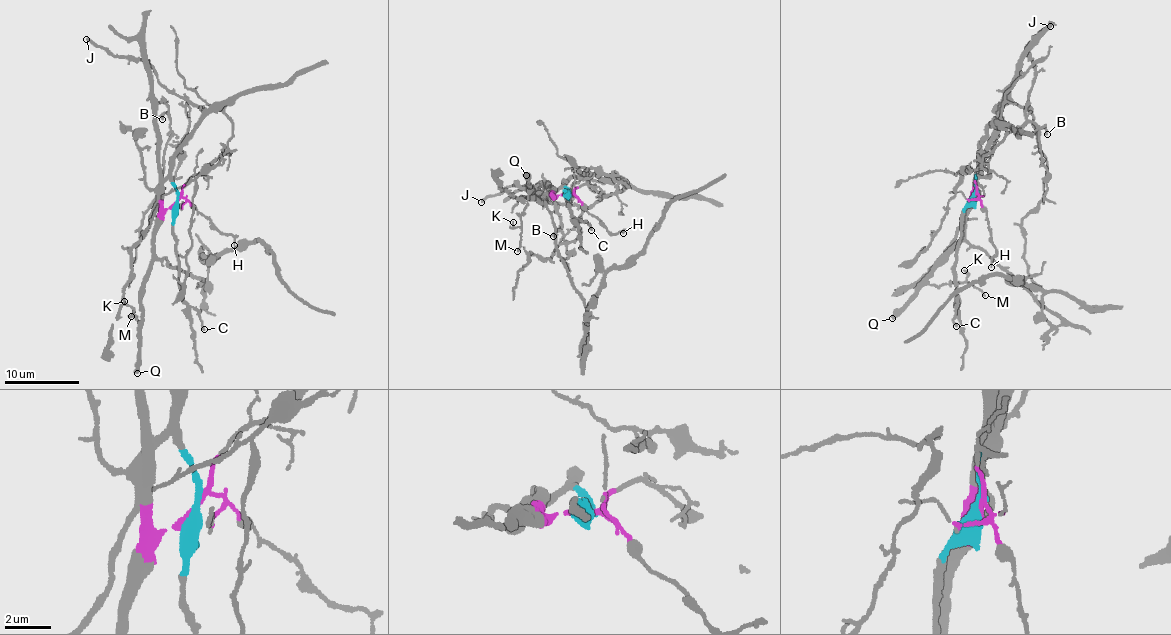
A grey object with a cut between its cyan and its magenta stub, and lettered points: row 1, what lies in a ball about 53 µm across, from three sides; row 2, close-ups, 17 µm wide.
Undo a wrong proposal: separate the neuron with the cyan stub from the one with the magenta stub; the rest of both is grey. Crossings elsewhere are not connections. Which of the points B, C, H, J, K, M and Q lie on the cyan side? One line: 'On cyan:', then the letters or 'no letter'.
On cyan: C, J

